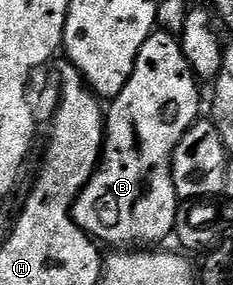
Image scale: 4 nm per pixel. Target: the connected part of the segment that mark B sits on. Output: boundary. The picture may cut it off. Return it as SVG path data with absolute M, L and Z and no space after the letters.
M155 29L148 40L144 40L140 56L136 56L128 84L124 84L105 111L106 141L102 147L102 161L98 163L92 180L88 180L74 201L74 222L85 234L102 244L111 242L114 248L150 248L173 235L180 199L170 162L184 132L199 121L198 86L199 79L195 78L184 56L181 41L167 30Z

